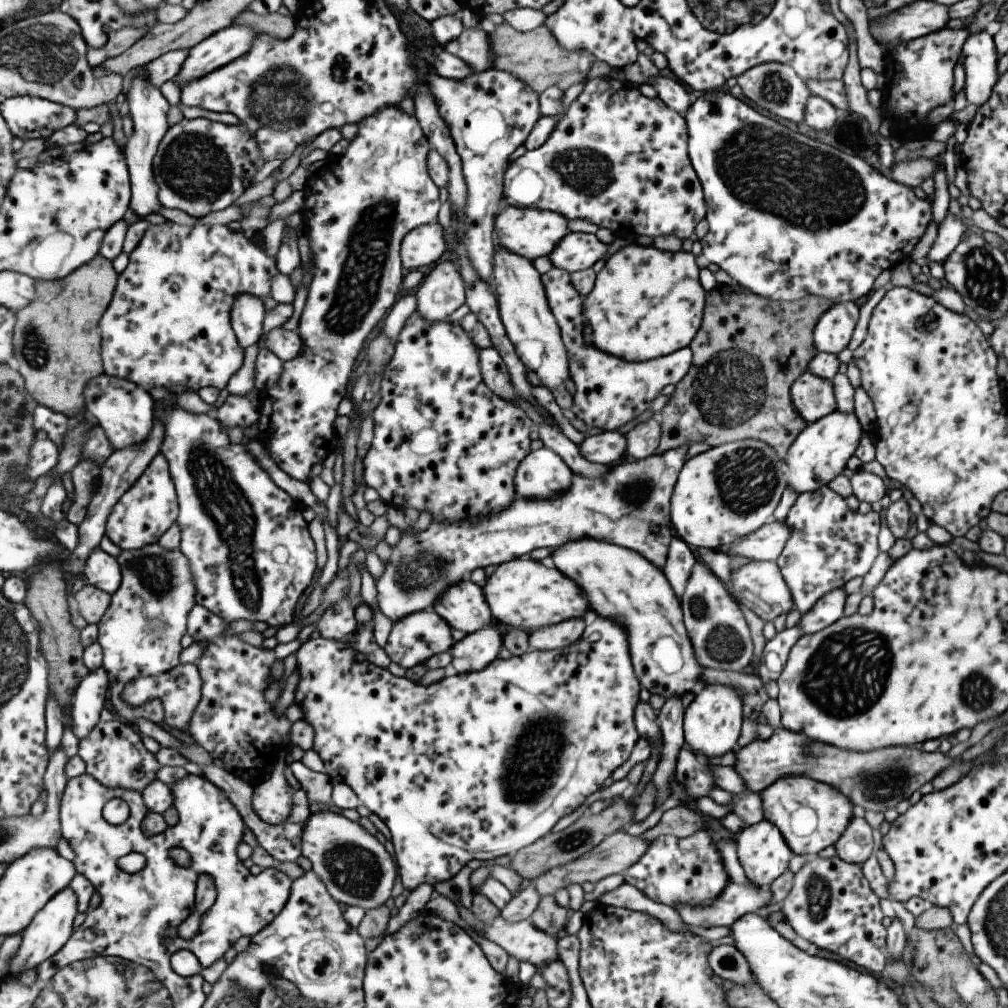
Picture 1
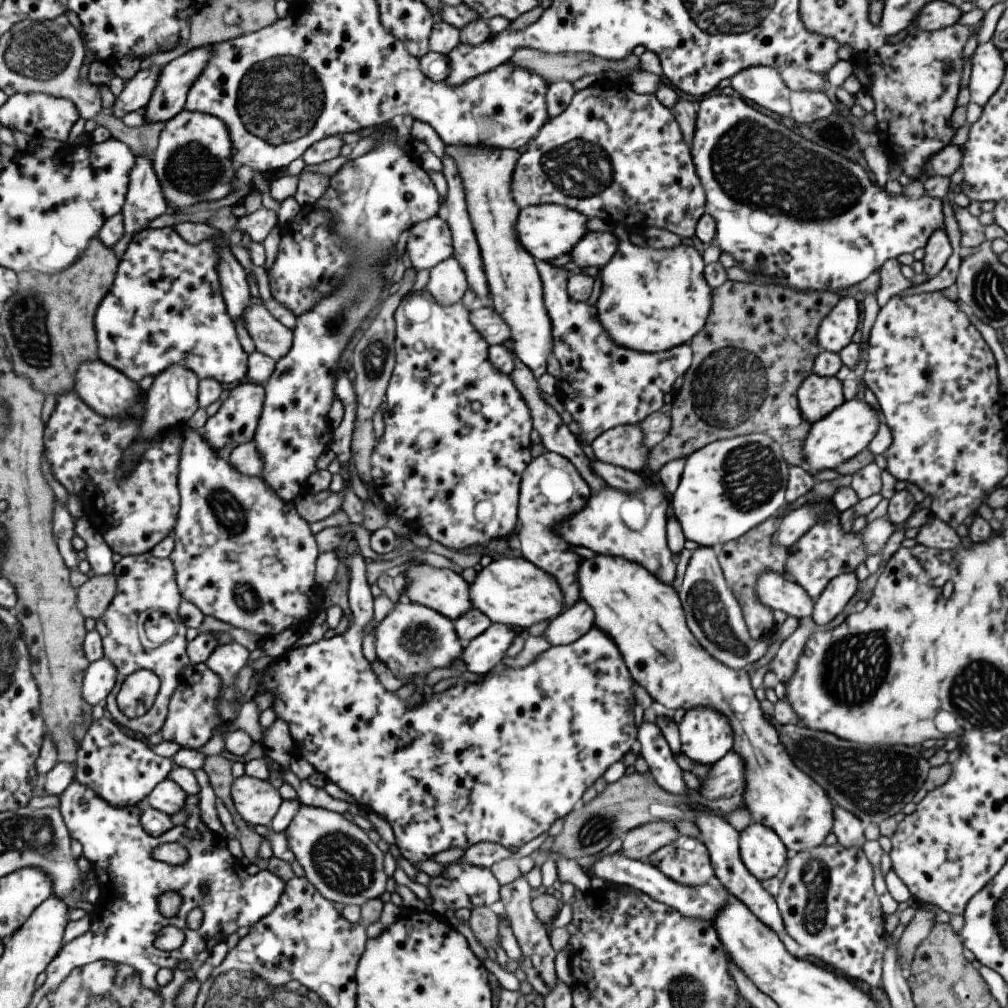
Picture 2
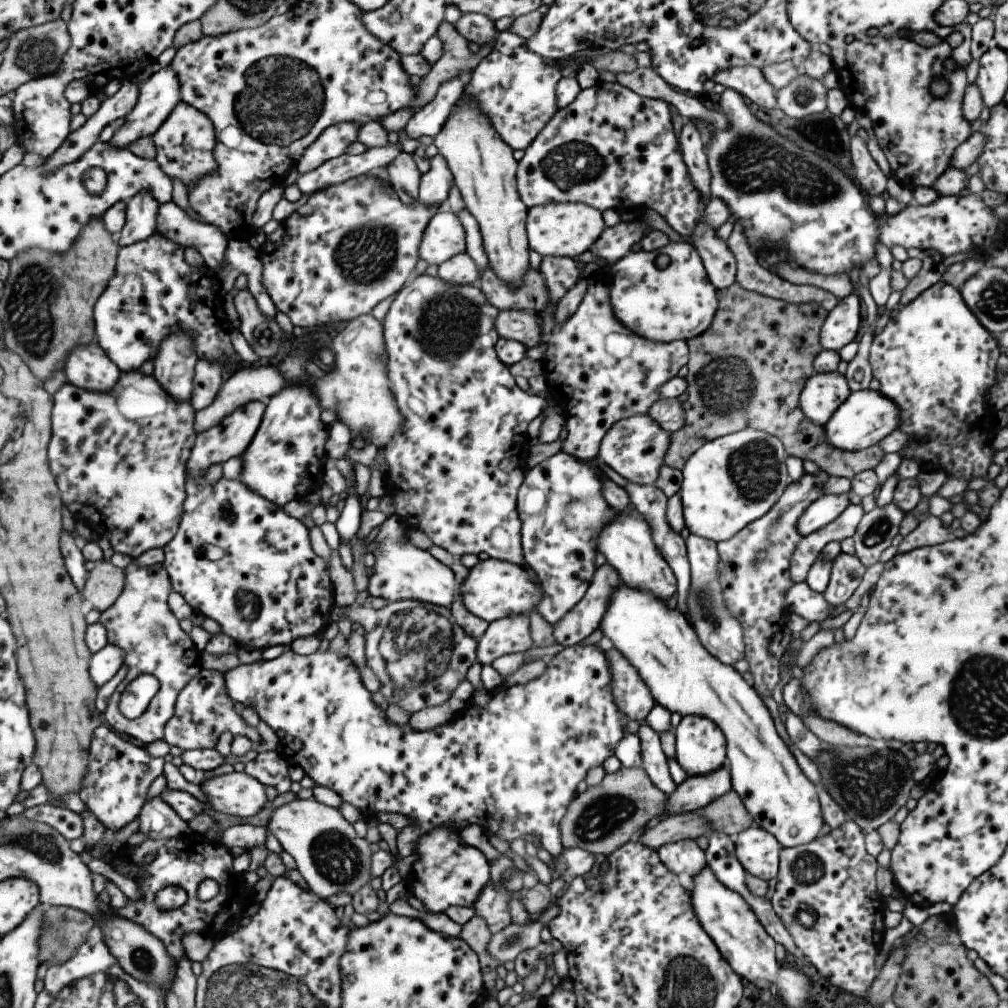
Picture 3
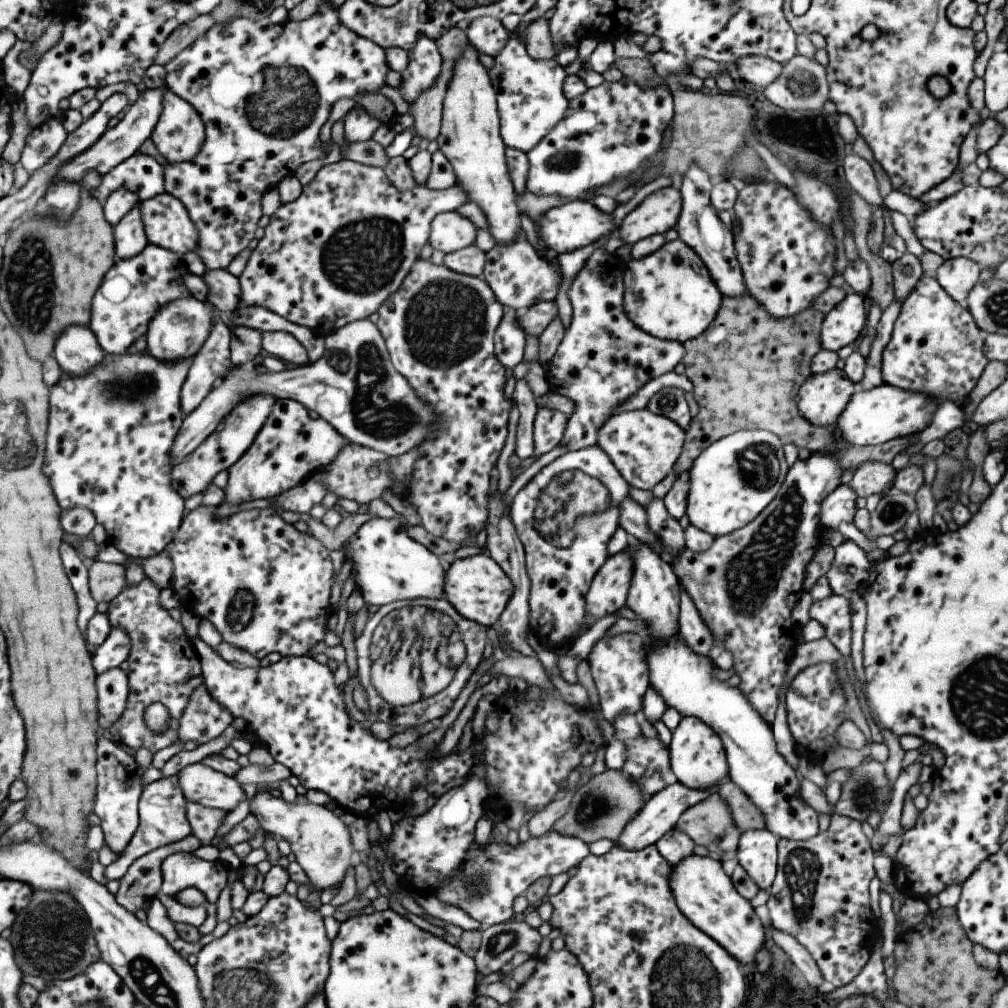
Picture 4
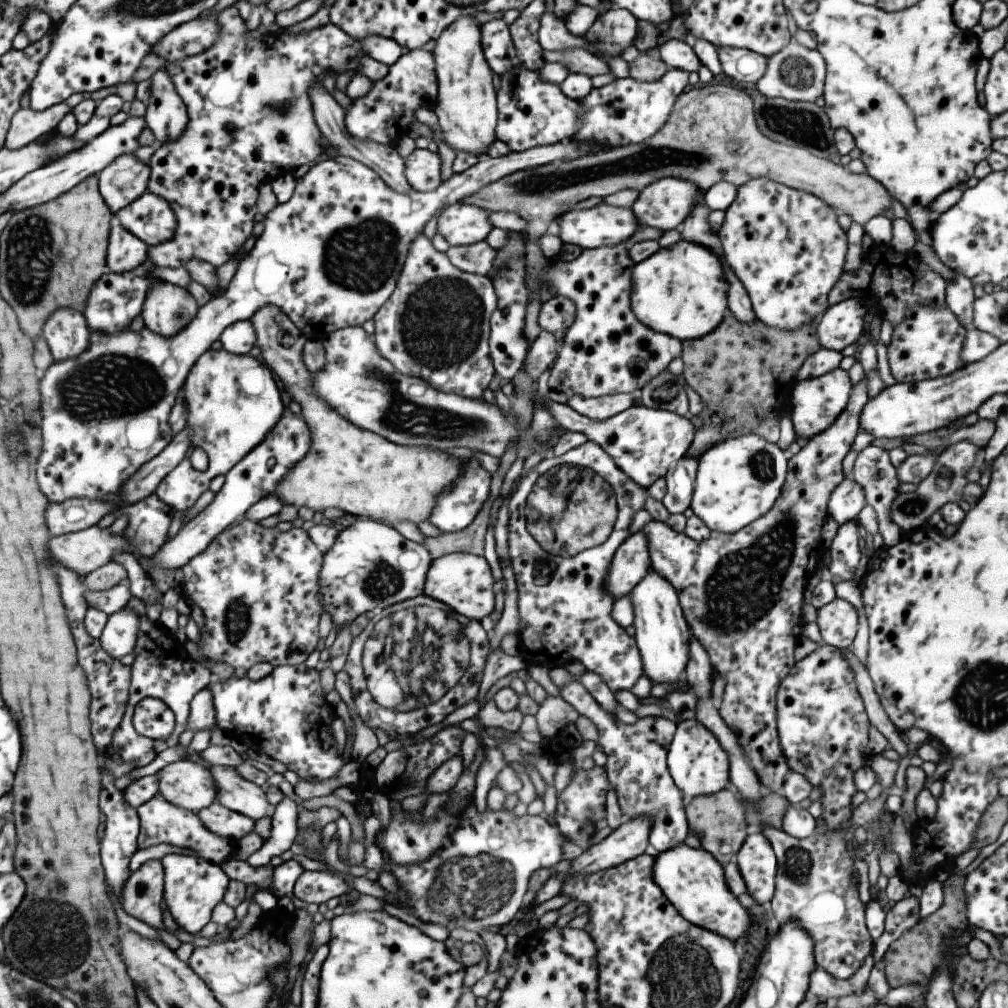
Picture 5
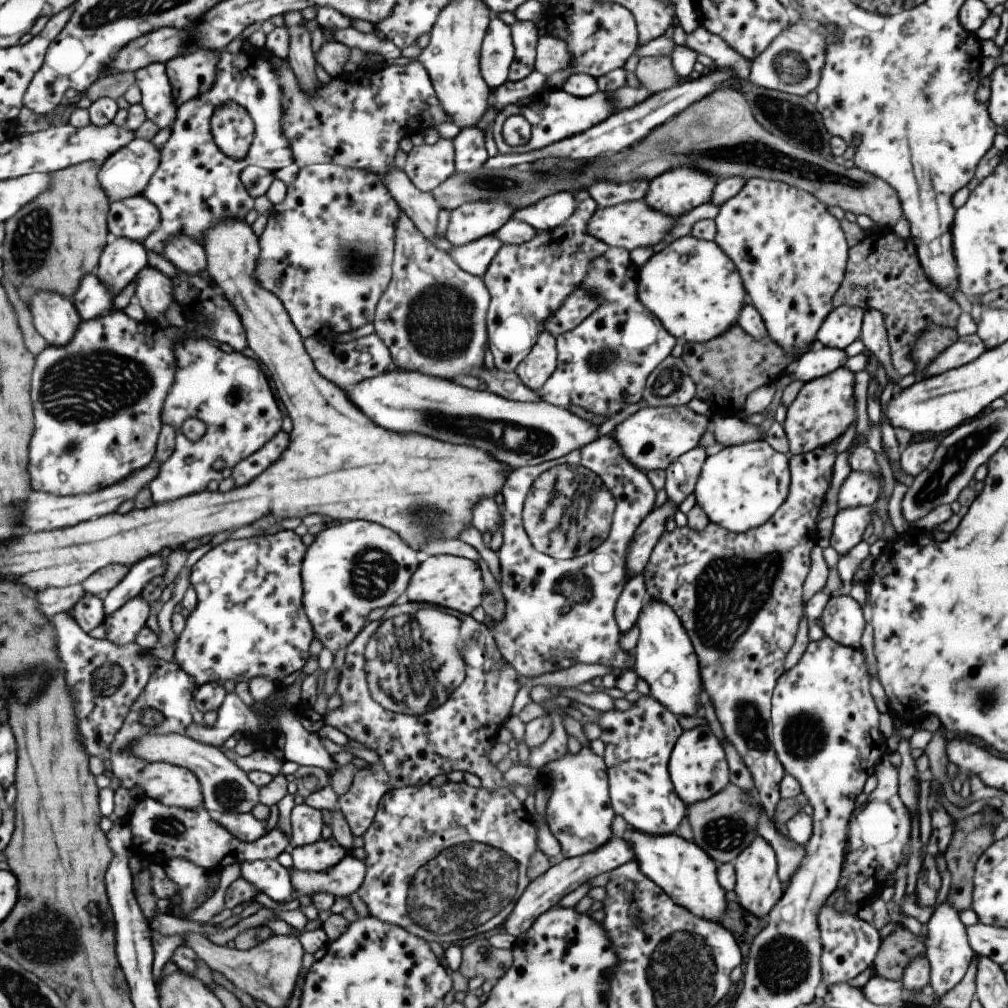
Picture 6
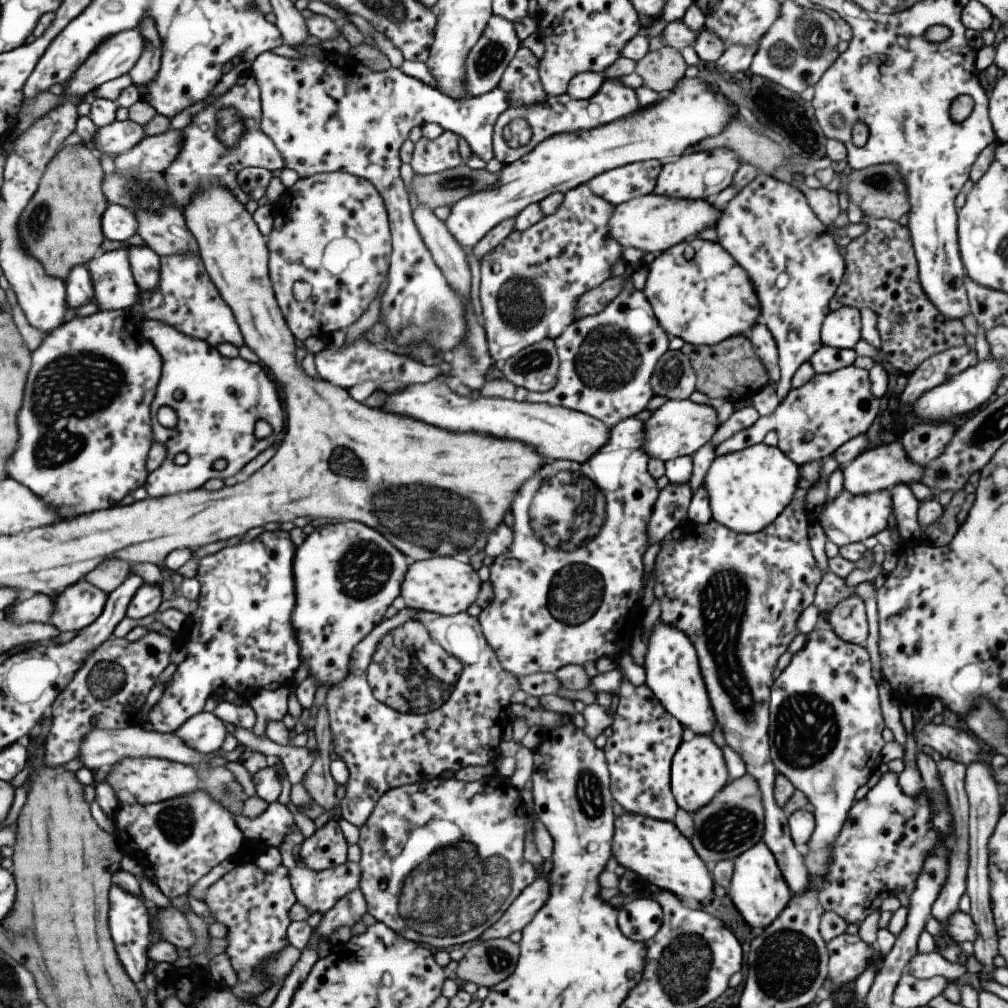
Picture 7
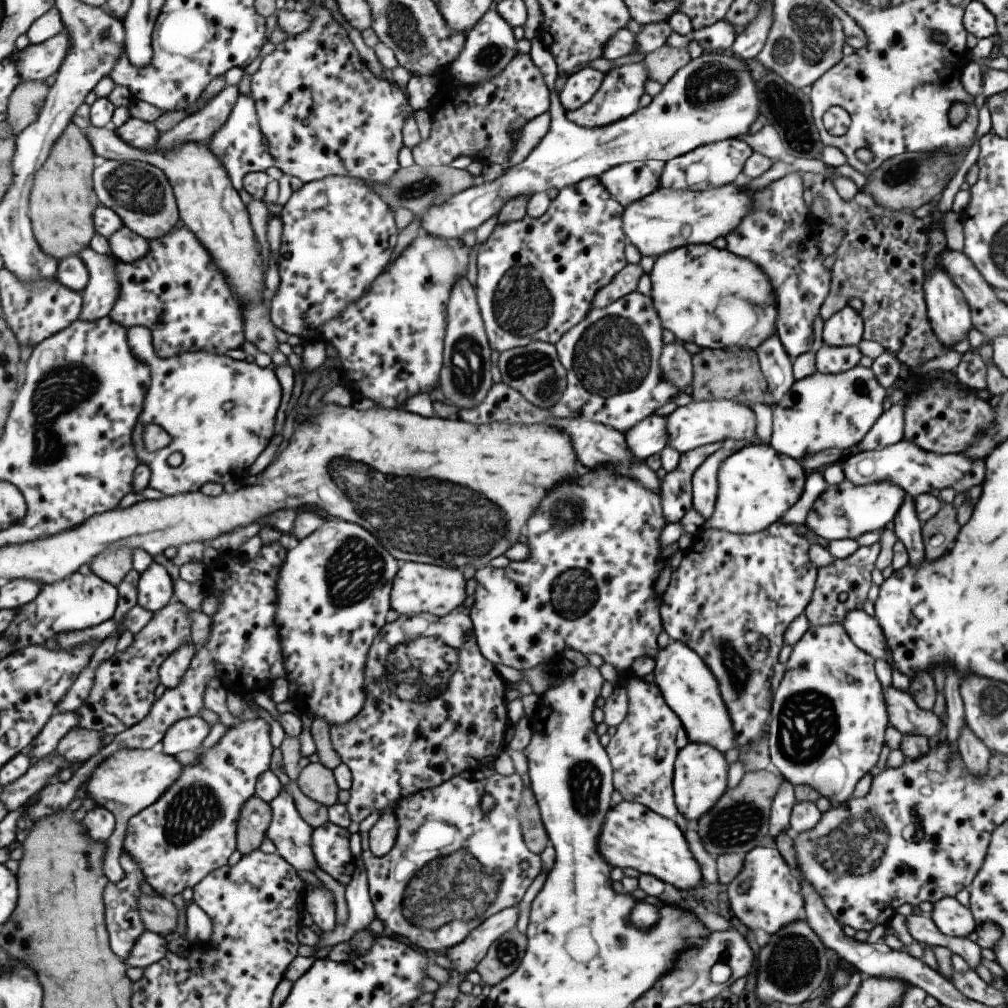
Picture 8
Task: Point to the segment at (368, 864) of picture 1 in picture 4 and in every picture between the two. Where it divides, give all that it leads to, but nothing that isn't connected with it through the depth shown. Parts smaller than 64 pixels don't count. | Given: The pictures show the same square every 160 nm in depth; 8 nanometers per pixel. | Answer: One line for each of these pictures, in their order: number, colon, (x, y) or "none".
2: (344, 866)
3: (330, 857)
4: (319, 841)

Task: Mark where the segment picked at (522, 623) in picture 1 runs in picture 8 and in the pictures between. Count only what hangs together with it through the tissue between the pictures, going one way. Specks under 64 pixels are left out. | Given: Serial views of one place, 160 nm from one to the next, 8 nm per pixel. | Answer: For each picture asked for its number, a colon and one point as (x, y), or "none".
2: (511, 591)
3: (492, 590)
4: (474, 586)
5: (462, 581)
6: (449, 583)
7: (440, 584)
8: (416, 588)

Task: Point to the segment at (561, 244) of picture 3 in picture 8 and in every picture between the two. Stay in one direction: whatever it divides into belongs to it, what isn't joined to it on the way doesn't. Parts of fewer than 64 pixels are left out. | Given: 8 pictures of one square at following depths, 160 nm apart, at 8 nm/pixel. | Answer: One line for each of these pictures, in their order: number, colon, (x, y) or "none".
4: (576, 223)
5: (602, 225)
6: (632, 224)
7: (653, 223)
8: (666, 219)

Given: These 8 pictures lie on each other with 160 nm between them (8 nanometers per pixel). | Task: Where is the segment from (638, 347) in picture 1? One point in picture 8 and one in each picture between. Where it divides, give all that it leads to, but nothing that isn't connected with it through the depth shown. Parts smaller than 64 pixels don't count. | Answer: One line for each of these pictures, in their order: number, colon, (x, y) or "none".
2: (651, 300)
3: (677, 303)
4: (669, 294)
5: (680, 290)
6: (691, 286)
7: (697, 292)
8: (711, 297)

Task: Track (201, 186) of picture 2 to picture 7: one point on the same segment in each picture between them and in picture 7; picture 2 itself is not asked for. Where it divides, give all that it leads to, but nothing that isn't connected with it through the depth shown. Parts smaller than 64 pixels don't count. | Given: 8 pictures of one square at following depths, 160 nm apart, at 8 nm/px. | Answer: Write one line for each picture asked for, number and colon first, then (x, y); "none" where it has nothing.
3: (183, 146)
4: (178, 134)
5: (165, 114)
6: (155, 97)
7: (145, 67)

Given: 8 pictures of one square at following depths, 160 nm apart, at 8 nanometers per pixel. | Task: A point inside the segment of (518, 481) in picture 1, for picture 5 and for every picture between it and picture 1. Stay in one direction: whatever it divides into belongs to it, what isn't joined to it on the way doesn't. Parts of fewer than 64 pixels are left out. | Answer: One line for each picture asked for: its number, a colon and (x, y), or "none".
2: (551, 490)
3: (559, 503)
4: (564, 515)
5: (568, 514)

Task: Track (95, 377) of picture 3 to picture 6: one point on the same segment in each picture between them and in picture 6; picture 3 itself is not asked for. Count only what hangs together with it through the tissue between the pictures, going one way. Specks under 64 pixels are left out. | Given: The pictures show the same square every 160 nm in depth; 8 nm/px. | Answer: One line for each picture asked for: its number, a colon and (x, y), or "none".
4: (78, 351)
5: (67, 331)
6: (56, 317)

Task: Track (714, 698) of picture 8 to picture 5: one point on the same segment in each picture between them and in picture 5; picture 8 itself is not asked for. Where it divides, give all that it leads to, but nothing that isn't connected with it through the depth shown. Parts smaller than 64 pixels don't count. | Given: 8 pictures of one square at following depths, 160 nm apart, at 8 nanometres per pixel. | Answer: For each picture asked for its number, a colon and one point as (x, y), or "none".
5: (661, 634)
6: (664, 657)
7: (672, 673)

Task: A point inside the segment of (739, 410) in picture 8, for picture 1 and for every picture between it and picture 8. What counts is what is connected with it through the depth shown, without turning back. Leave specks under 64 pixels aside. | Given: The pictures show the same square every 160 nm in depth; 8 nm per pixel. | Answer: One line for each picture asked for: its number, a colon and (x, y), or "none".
1: (605, 447)
2: (623, 446)
3: (634, 447)
4: (642, 446)
5: (644, 443)
6: (651, 438)
7: (679, 427)

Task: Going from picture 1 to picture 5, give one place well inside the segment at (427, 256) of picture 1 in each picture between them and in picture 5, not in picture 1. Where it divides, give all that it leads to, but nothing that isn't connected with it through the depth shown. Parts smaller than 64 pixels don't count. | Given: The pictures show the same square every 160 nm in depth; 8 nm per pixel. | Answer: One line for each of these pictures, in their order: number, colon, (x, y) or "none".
2: (429, 241)
3: (443, 236)
4: (449, 231)
5: (460, 224)

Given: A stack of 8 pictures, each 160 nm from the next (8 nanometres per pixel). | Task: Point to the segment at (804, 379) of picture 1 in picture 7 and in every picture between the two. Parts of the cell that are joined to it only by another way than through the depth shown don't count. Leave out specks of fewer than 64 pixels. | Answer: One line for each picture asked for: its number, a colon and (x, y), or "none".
2: (817, 396)
3: (822, 393)
4: (821, 397)
5: (814, 404)
6: (822, 410)
7: (812, 421)

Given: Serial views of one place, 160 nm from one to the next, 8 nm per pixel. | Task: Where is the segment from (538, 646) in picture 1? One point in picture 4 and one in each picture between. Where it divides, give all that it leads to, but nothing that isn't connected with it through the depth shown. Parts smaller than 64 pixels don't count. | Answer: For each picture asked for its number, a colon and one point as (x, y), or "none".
2: (575, 620)
3: (584, 617)
4: (606, 593)

